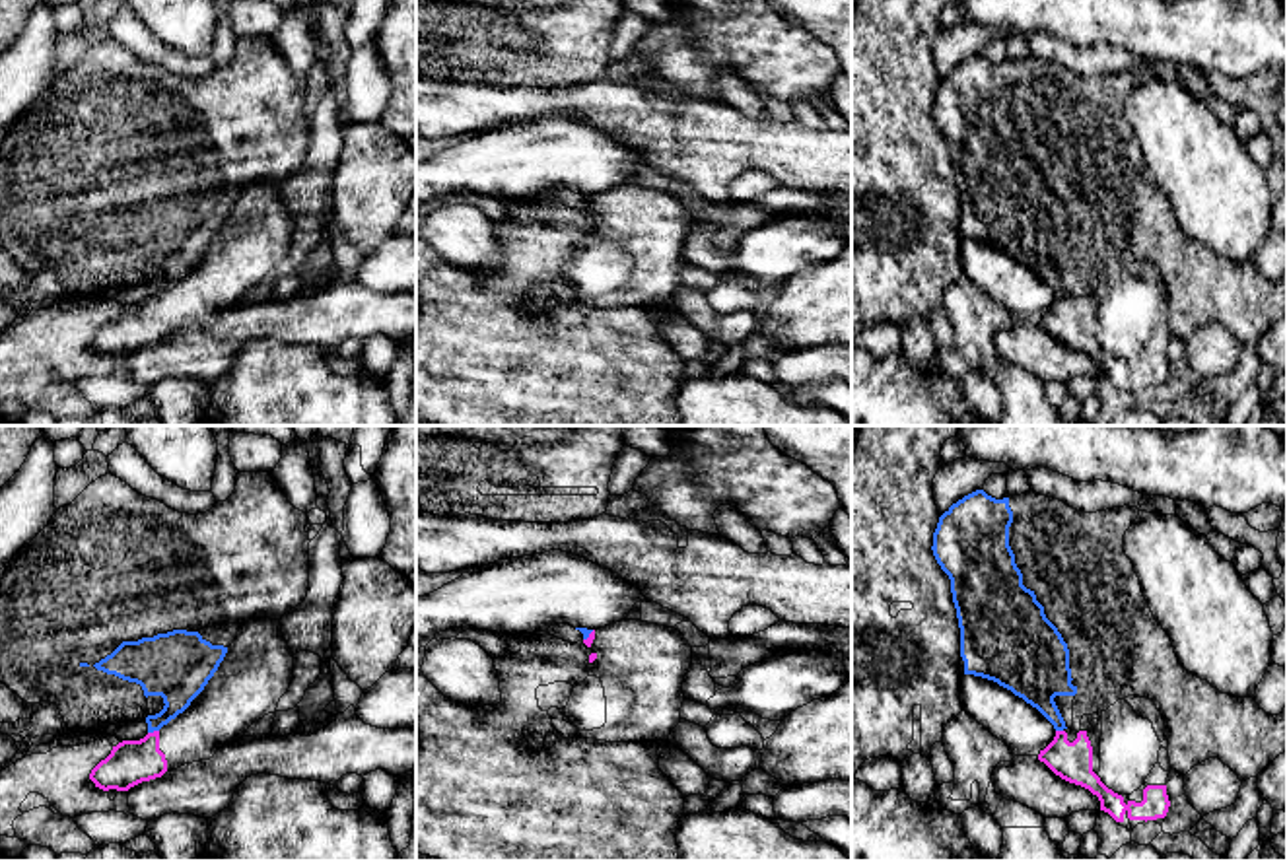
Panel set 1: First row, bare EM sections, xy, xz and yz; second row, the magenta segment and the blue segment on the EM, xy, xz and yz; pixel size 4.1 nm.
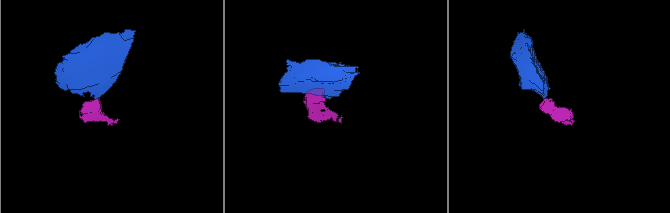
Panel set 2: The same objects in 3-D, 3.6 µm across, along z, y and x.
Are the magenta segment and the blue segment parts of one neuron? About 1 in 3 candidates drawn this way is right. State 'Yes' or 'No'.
No

